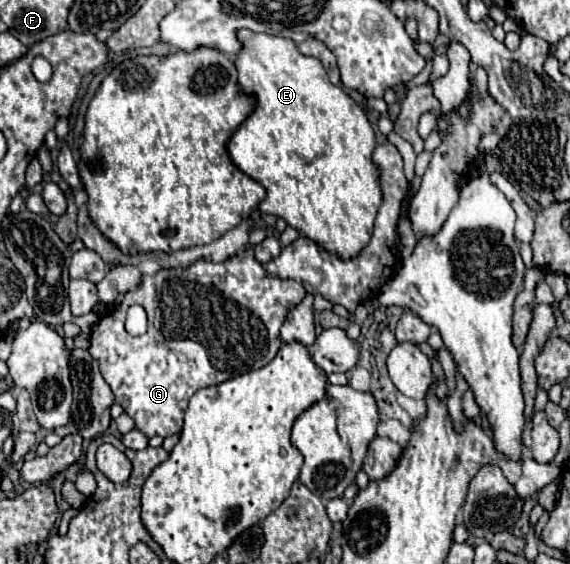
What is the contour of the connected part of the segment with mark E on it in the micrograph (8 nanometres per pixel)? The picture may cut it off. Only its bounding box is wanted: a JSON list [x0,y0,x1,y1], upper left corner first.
[227,31,383,259]

